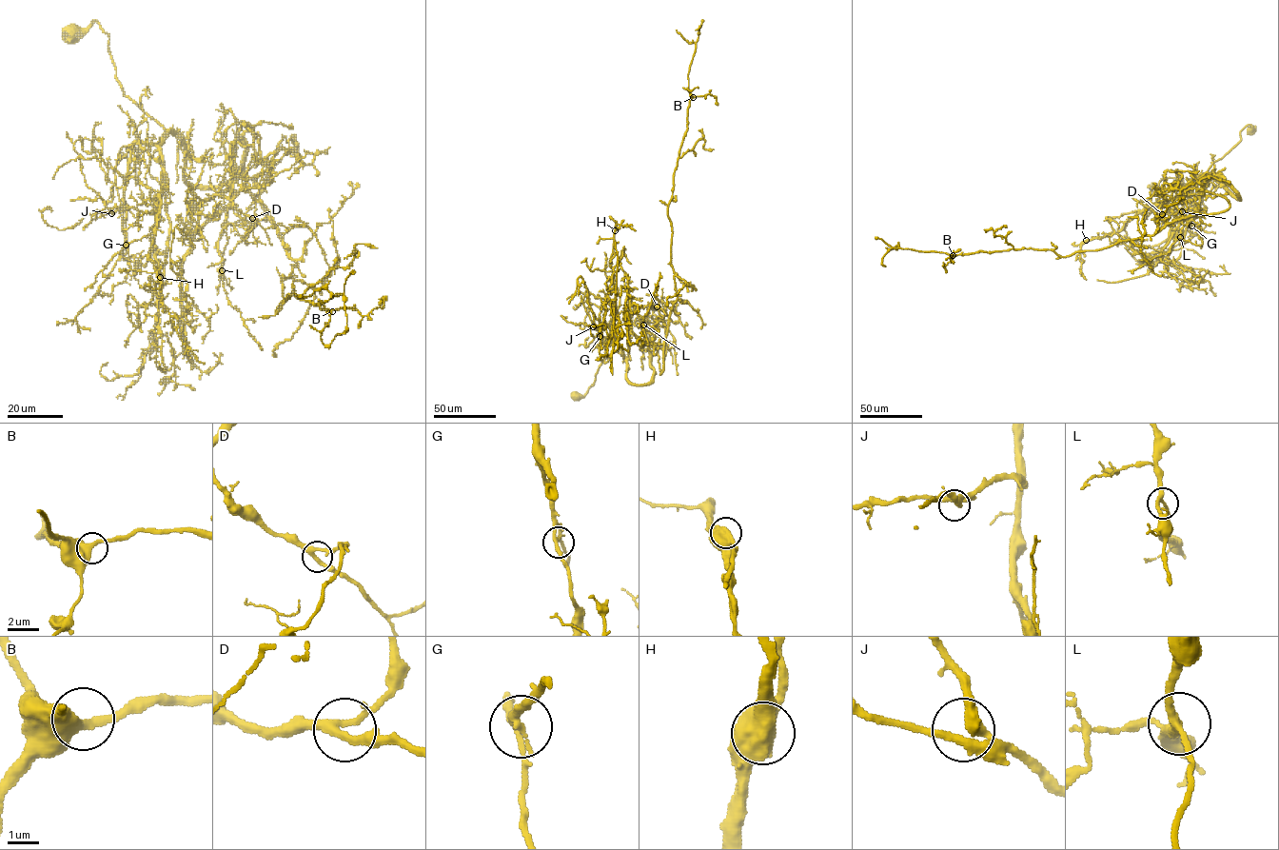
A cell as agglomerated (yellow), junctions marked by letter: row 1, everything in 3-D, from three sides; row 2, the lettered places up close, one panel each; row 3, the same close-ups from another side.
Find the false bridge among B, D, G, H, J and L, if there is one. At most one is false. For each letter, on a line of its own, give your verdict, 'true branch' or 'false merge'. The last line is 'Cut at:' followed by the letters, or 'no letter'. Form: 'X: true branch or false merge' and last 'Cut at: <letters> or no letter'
B: true branch
D: true branch
G: true branch
H: true branch
J: true branch
L: true branch
Cut at: no letter

